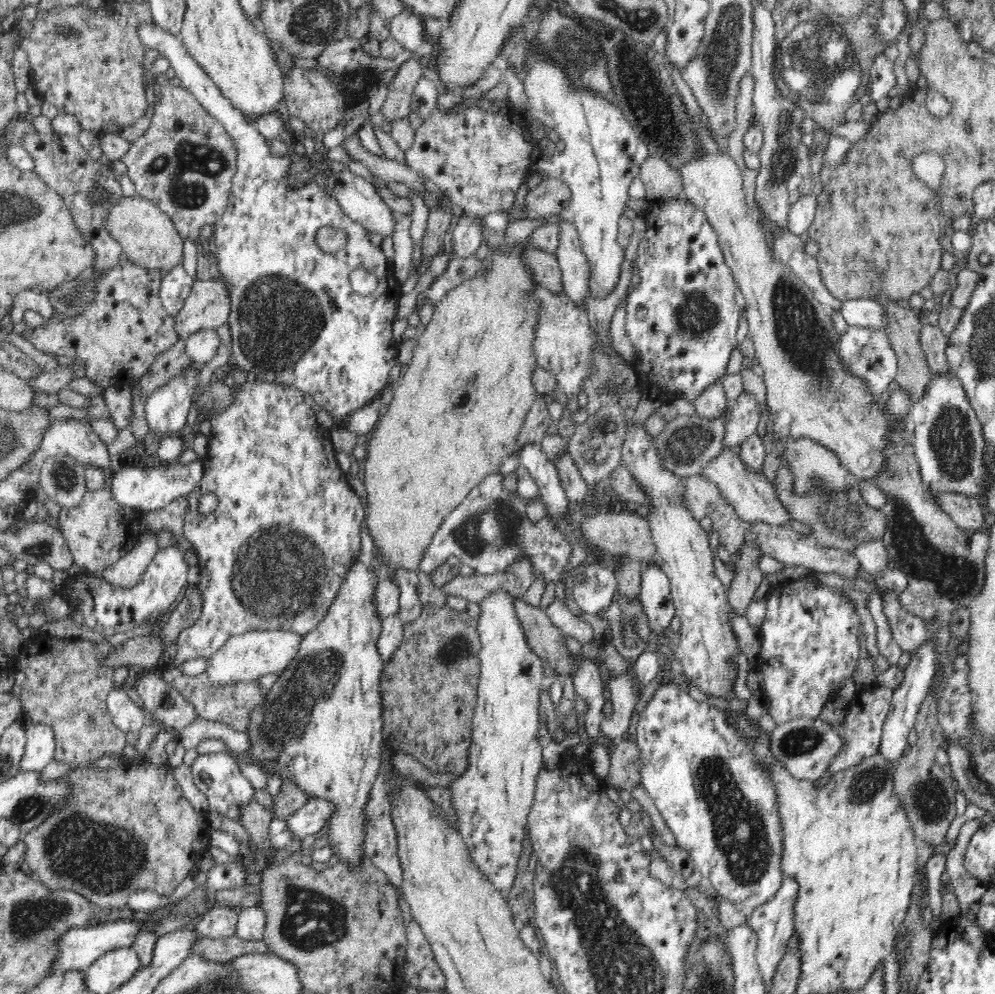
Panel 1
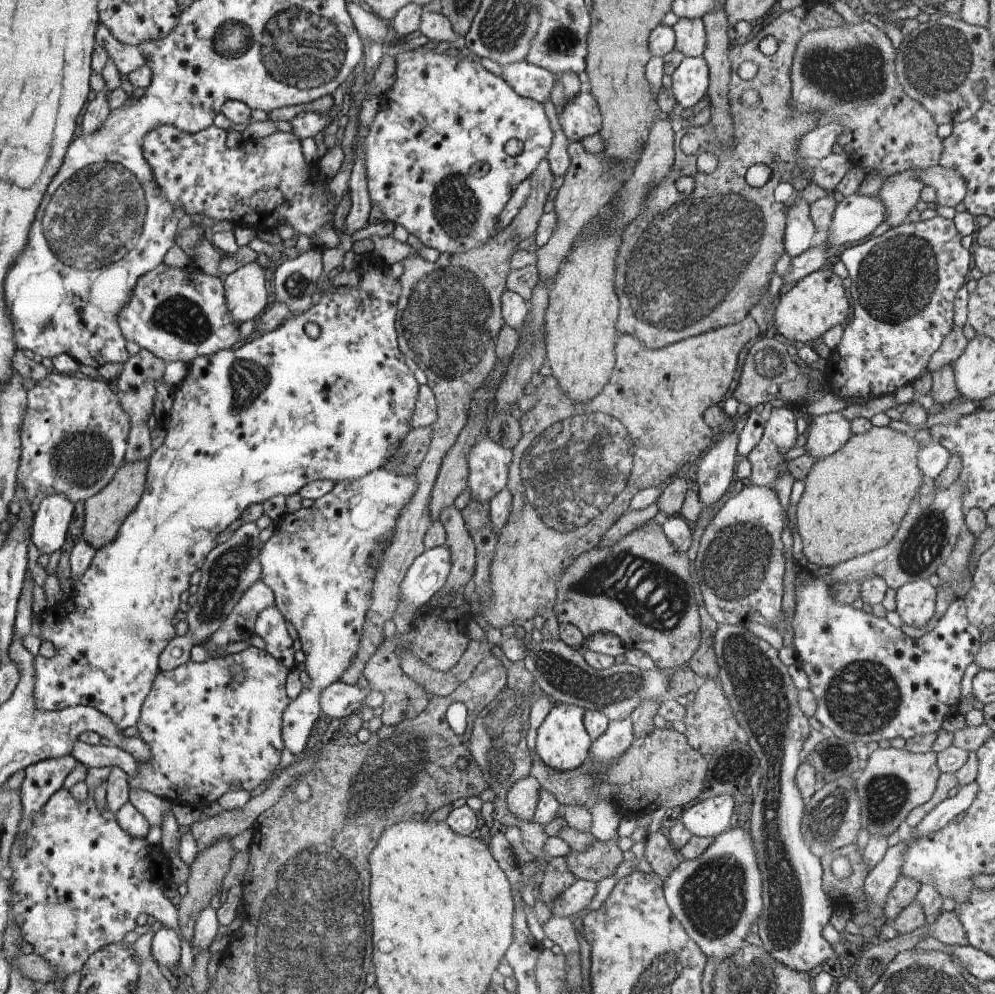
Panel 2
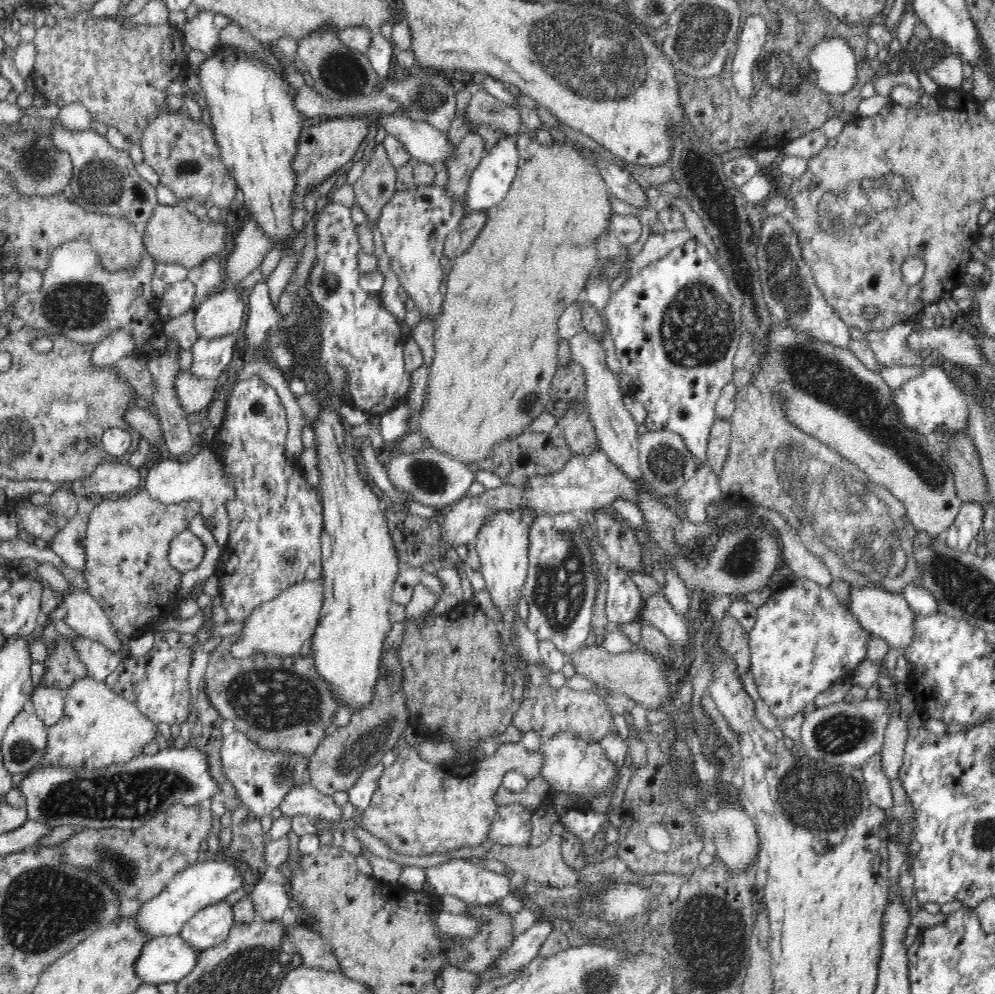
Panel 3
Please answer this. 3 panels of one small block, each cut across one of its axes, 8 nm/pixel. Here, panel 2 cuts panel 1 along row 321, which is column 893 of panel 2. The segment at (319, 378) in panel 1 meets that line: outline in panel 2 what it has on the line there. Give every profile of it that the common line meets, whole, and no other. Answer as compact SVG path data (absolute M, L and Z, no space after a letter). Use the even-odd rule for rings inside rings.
M939 216L932 220L918 223L906 222L898 227L889 229L885 234L878 238L870 238L866 240L864 244L858 244L858 246L852 246L848 250L842 252L840 261L848 268L848 274L851 278L850 287L850 304L852 304L852 320L850 324L843 330L842 340L836 350L840 361L838 362L839 376L836 381L829 388L837 397L843 400L849 400L850 398L863 398L865 401L876 399L883 396L894 394L902 386L912 384L915 380L920 378L925 373L928 361L930 357L940 348L940 344L948 332L954 328L954 307L958 305L959 295L964 291L964 280L966 280L966 274L971 271L973 265L970 261L971 253L968 249L962 247L960 240L962 239L961 234L956 231L953 220L946 220Z

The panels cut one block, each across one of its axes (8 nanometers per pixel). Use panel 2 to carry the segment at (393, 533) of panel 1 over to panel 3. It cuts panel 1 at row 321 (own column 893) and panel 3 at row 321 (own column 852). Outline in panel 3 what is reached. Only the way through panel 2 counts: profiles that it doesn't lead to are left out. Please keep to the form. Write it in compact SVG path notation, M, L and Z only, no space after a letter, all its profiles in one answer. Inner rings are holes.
M519 130L517 135L517 151L519 154L519 163L516 176L512 180L508 194L504 200L490 206L485 212L488 213L488 220L484 228L480 230L472 246L457 256L450 268L448 280L445 282L446 295L442 302L440 316L436 318L436 331L434 334L434 357L432 364L427 370L428 395L426 404L420 410L418 416L418 430L420 434L429 442L429 446L459 460L466 465L472 462L479 462L488 458L490 452L494 451L502 441L508 438L517 437L525 431L529 431L534 421L546 410L552 390L552 379L557 372L558 367L558 348L561 341L558 337L558 320L564 310L573 303L577 303L585 294L585 286L595 270L600 260L597 256L596 244L600 238L604 238L611 232L611 218L614 214L608 202L609 190L605 180L597 172L597 162L585 156L585 149L579 150L576 141L553 142L552 145L538 143L536 139L530 139L530 135Z

